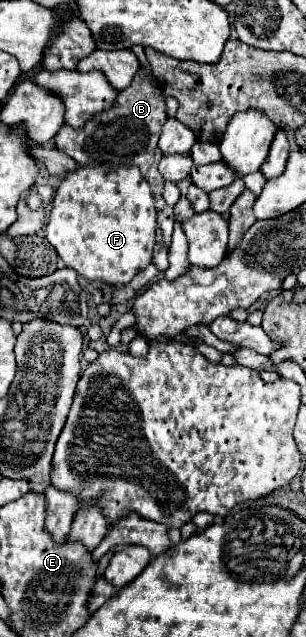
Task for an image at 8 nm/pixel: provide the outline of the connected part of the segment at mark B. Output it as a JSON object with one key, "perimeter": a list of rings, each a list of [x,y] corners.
{"perimeter":[[[138,70],[132,84],[120,90],[112,110],[106,110],[104,114],[96,114],[94,118],[90,118],[90,122],[86,122],[82,130],[74,130],[72,126],[64,124],[60,132],[54,136],[54,144],[60,152],[74,158],[80,166],[98,166],[98,164],[110,168],[136,166],[150,182],[152,190],[156,190],[156,198],[162,198],[160,190],[164,186],[164,180],[158,174],[158,162],[162,154],[156,142],[166,120],[168,120],[166,104],[160,88],[150,76],[144,74],[144,70]]]}

